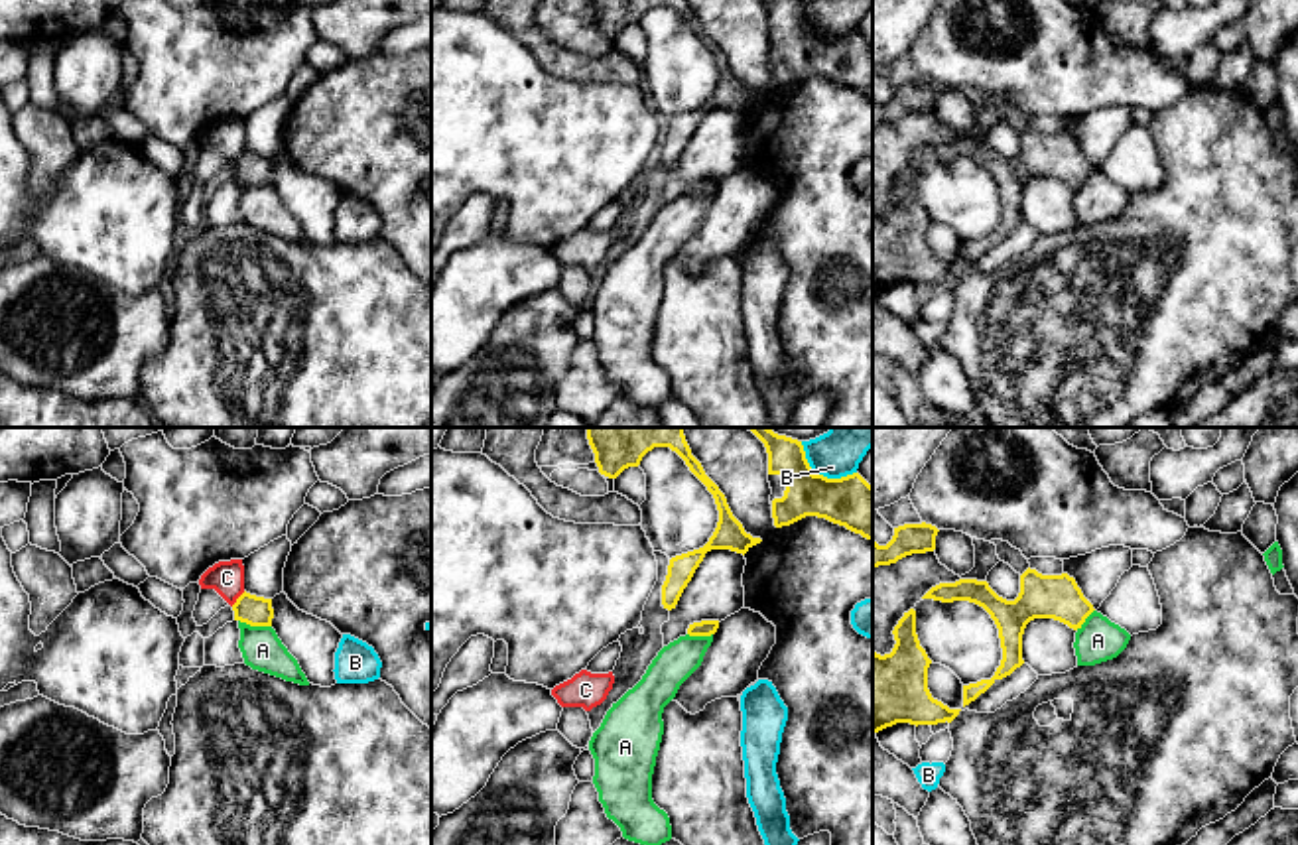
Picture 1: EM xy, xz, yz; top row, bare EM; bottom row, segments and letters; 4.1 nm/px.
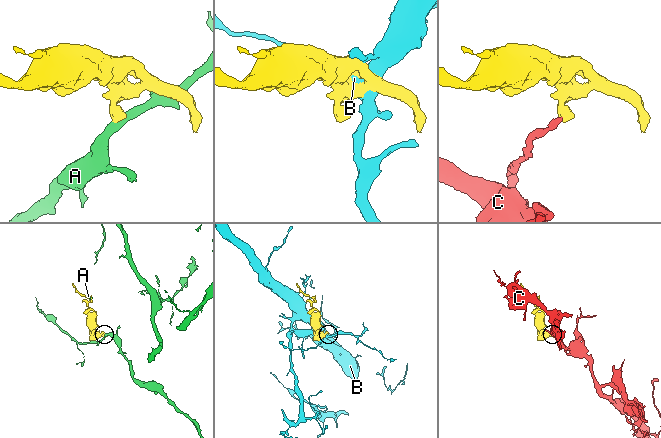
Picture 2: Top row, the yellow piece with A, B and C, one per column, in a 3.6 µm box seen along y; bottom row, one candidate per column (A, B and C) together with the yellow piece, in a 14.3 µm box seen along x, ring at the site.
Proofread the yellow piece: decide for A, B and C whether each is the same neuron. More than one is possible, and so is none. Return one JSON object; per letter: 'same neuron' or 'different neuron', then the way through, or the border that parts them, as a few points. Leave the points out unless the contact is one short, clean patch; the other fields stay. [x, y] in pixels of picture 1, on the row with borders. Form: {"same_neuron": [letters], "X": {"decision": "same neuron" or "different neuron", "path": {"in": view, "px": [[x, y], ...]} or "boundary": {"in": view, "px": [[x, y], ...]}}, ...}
{"same_neuron": [], "A": {"decision": "different neuron", "boundary": {"in": "xy", "px": [[239, 619], [270, 627]]}}, "B": {"decision": "different neuron"}, "C": {"decision": "different neuron", "boundary": {"in": "xy", "px": [[245, 591], [231, 605]]}}}

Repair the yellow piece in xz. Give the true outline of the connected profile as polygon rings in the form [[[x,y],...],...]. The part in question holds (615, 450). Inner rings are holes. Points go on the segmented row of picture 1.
[[[587,427],[587,439],[595,453],[599,473],[609,479],[617,479],[628,467],[638,467],[642,457],[654,447],[670,447],[715,498],[719,522],[709,542],[699,550],[670,559],[668,575],[662,585],[664,609],[676,609],[707,552],[731,550],[745,555],[752,546],[762,542],[746,534],[743,524],[733,516],[725,494],[691,455],[683,427]]]

